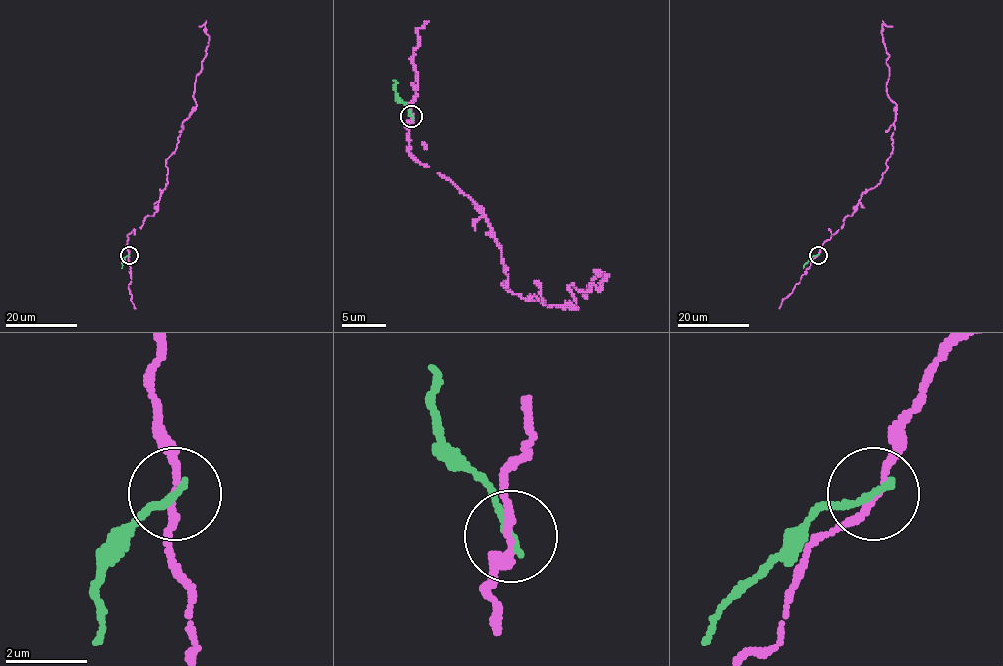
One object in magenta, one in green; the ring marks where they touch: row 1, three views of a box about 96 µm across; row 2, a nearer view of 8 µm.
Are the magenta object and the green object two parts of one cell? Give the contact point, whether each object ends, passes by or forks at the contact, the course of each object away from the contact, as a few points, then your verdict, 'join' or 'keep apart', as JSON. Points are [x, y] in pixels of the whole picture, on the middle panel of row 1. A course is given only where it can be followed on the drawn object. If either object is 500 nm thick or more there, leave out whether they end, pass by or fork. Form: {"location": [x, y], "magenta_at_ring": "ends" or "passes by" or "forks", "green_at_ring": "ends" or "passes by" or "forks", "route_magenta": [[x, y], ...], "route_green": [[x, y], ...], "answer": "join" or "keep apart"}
{"location": [411, 116], "magenta_at_ring": "passes by", "green_at_ring": "ends", "route_magenta": [[411, 116], [406, 149], [479, 208], [501, 283], [576, 307], [571, 283], [598, 289], [606, 274], [584, 298]], "route_green": [[411, 116], [409, 107], [398, 96], [393, 80]], "answer": "keep apart"}

